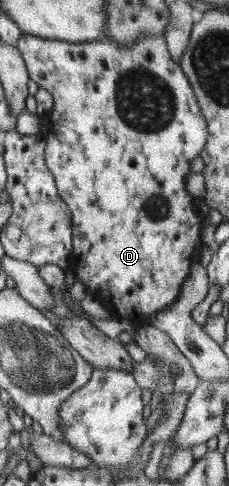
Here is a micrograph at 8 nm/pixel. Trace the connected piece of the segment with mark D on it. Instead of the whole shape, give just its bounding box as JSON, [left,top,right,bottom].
[16,33,209,319]

